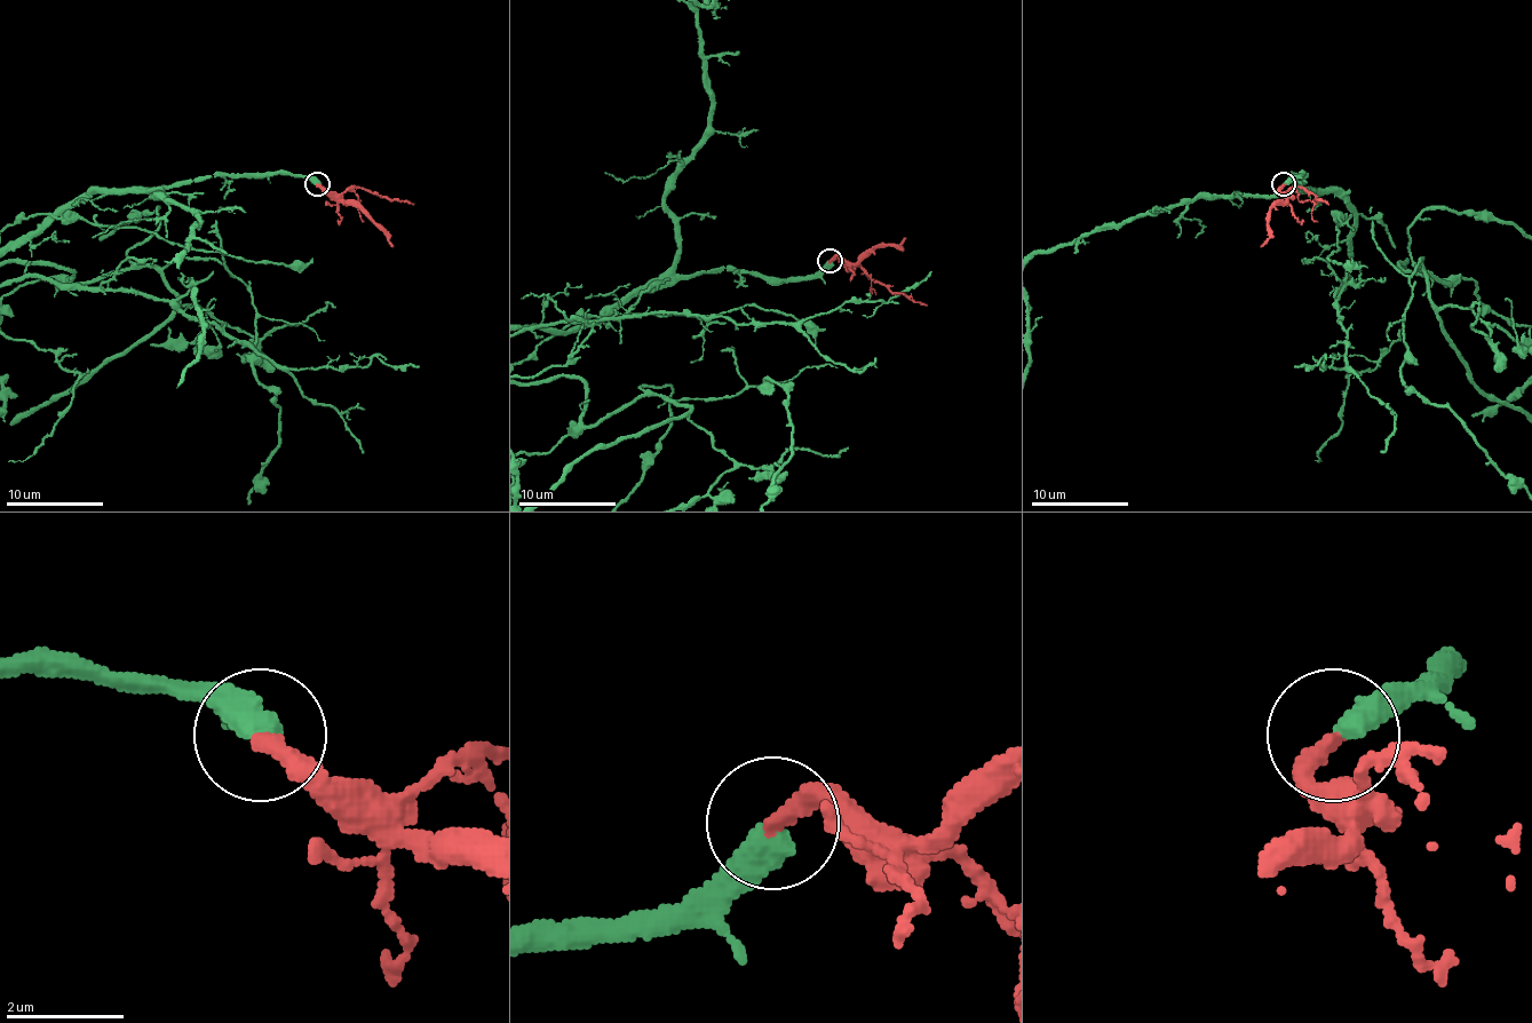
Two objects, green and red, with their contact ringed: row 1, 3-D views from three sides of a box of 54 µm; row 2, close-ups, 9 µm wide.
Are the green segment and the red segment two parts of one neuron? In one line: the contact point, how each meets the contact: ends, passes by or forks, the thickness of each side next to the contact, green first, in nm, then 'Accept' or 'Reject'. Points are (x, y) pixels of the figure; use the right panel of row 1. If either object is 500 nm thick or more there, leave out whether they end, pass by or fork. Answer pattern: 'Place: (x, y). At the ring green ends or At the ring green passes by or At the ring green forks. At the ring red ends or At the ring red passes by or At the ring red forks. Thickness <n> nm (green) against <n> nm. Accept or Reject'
Place: (1284, 184). Thickness 550 nm (green) against 300 nm. Accept

